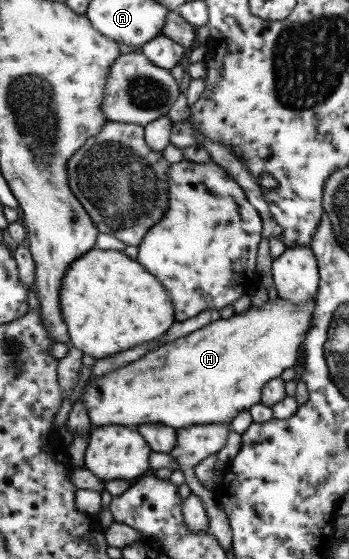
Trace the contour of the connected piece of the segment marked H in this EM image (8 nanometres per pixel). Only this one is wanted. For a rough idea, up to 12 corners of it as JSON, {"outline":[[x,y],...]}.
{"outline":[[277,296],[82,394],[96,426],[228,424],[300,366],[316,299]]}

